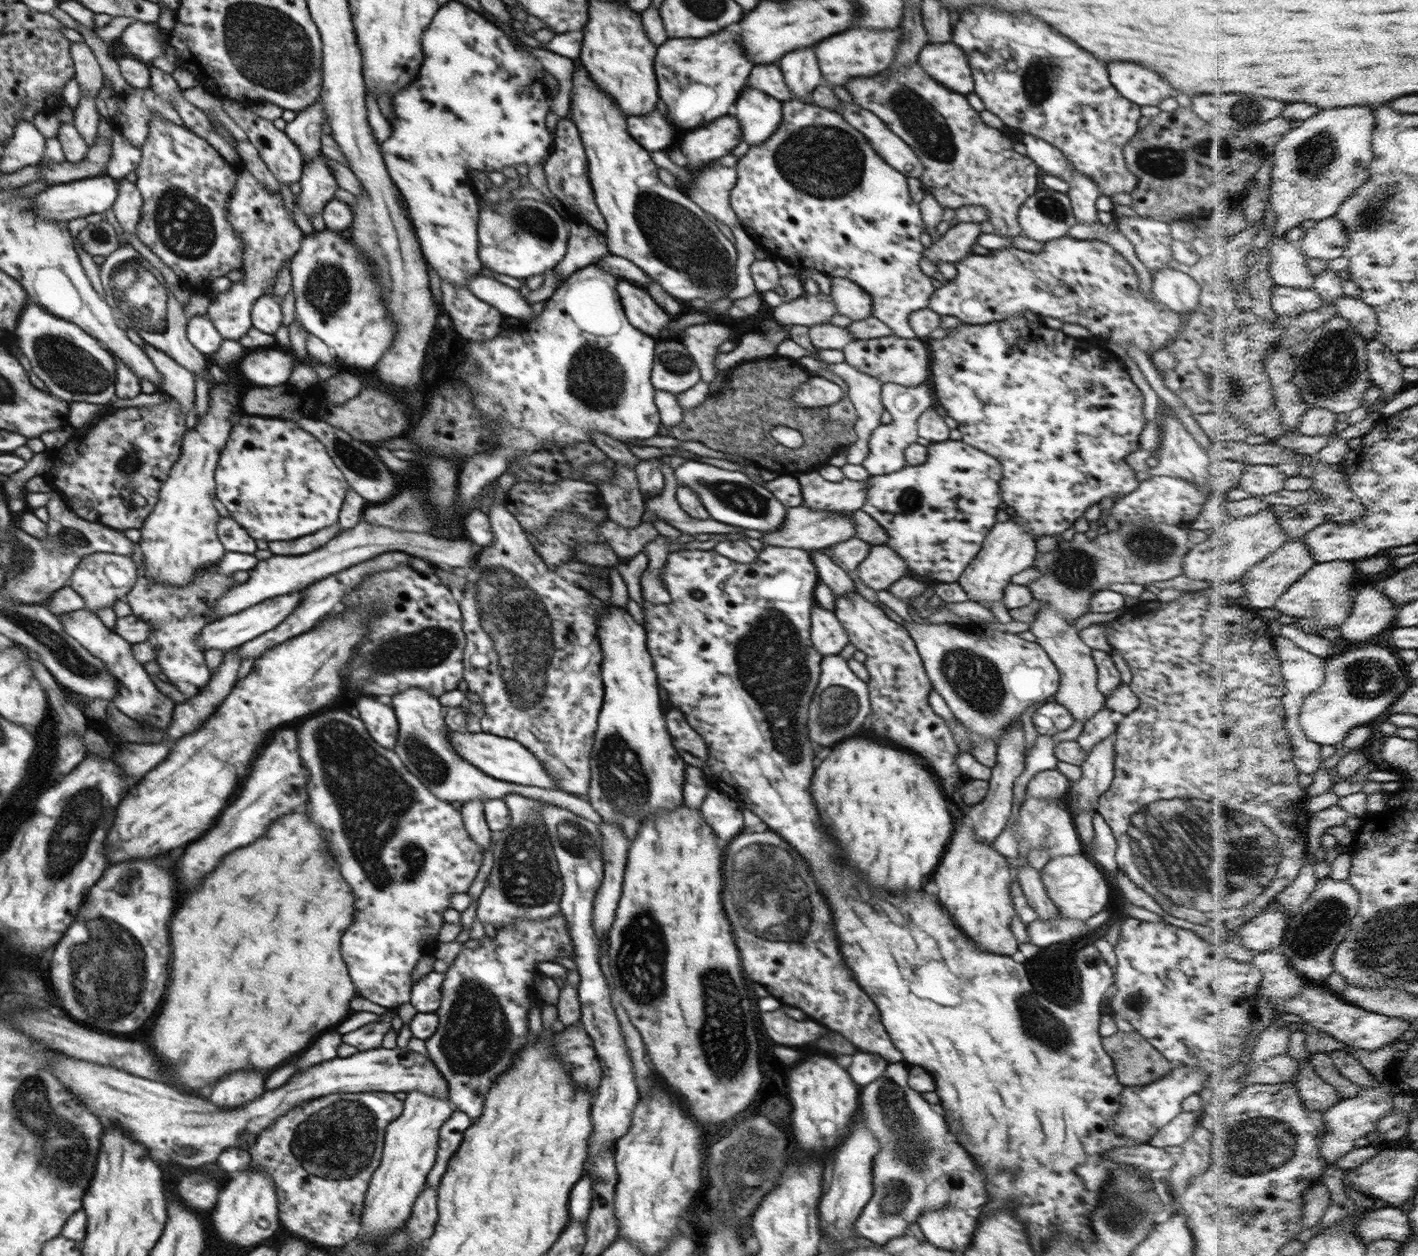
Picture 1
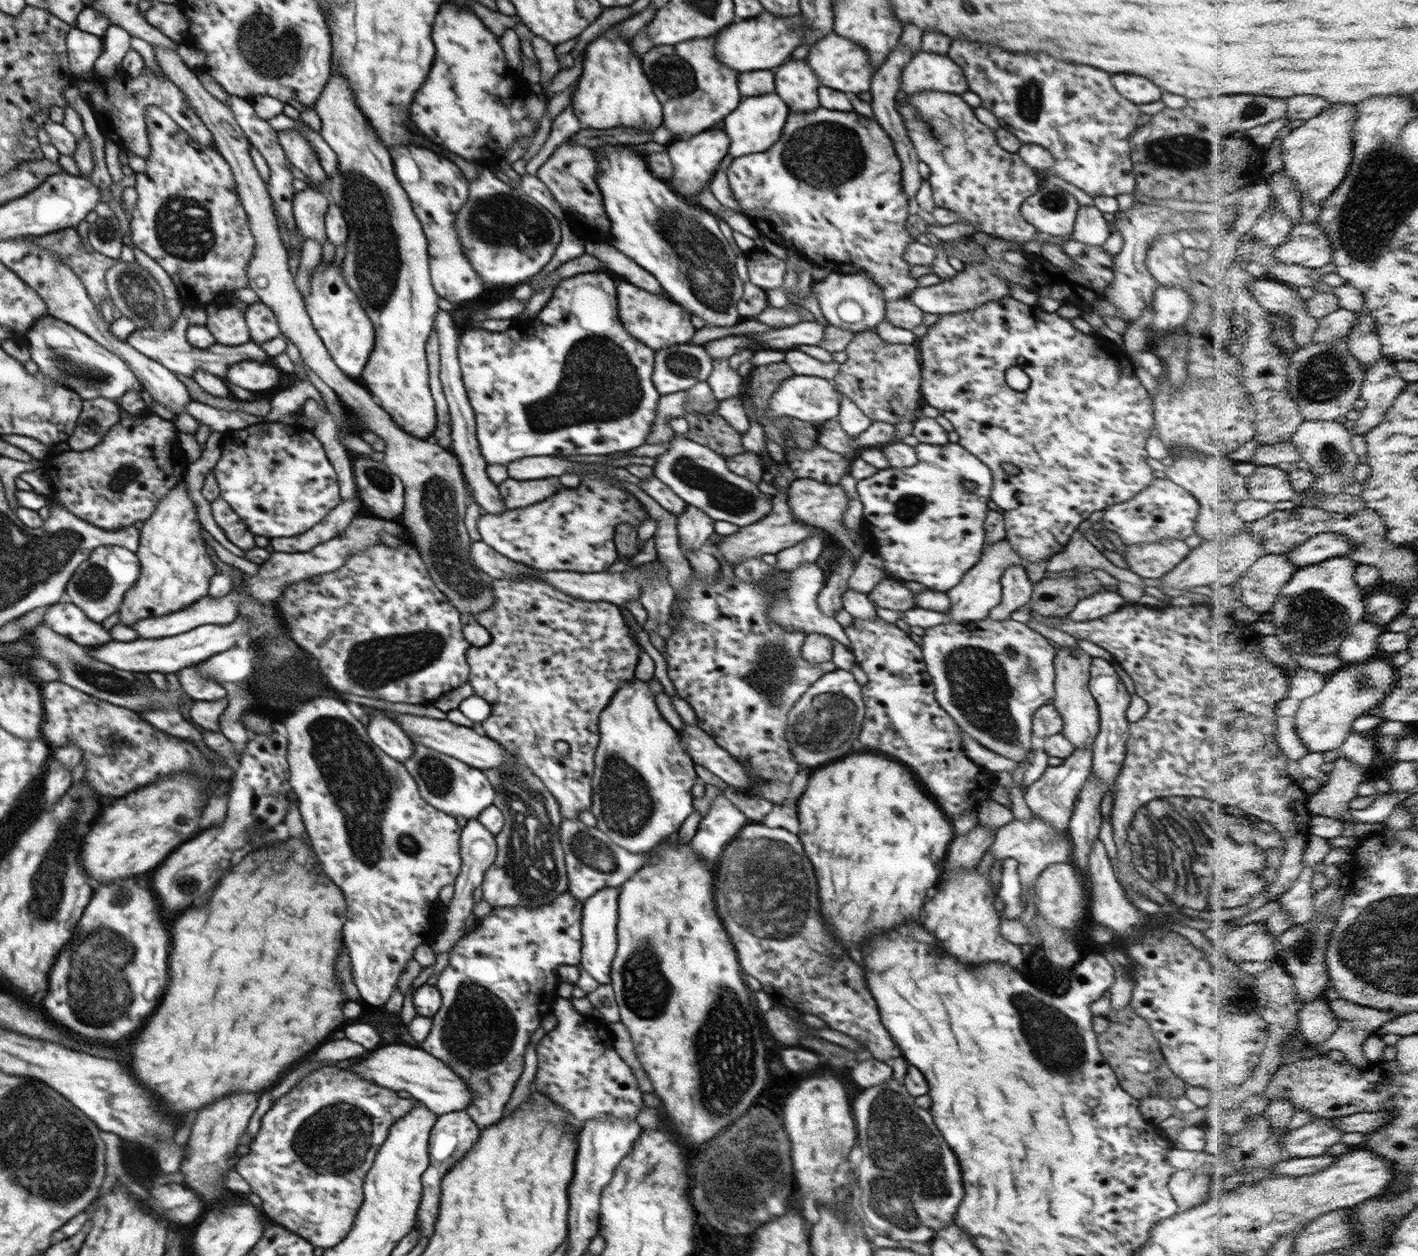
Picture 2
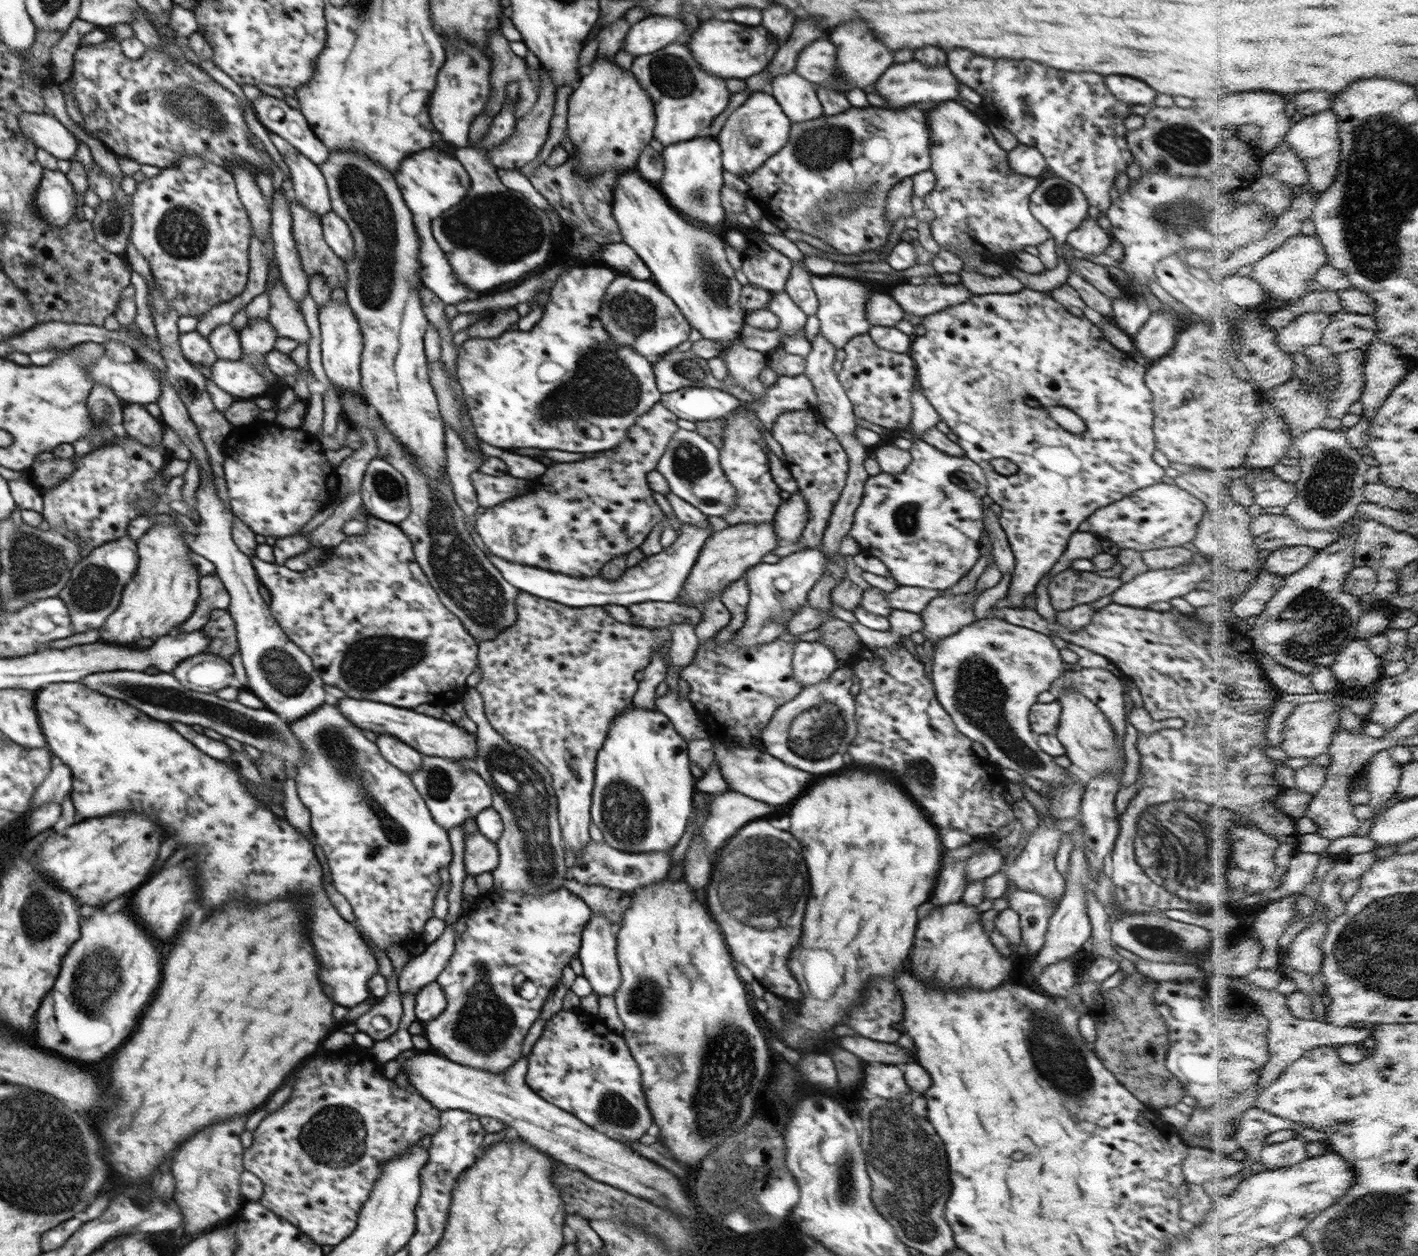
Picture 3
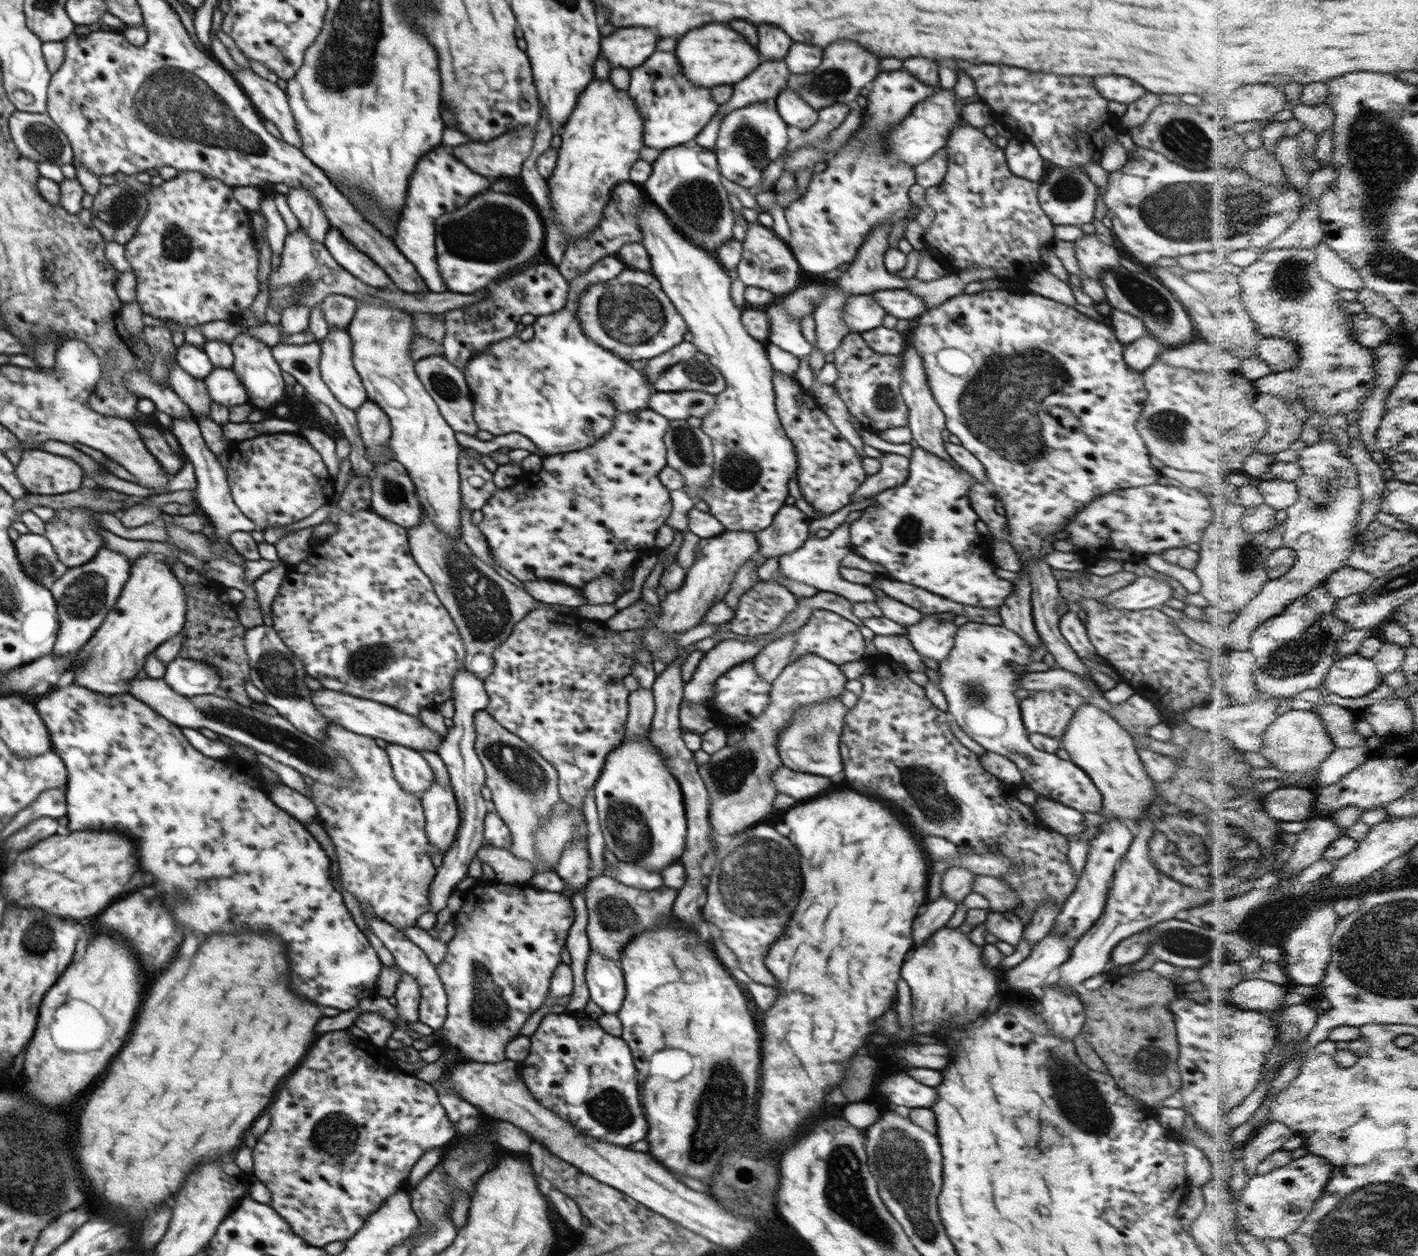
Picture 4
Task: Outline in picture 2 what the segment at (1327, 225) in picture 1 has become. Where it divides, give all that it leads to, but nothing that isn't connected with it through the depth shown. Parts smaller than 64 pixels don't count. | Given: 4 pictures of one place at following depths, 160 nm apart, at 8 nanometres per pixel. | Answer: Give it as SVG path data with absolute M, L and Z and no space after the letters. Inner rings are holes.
M1321 221L1298 223L1287 243L1276 248L1275 256L1284 264L1322 268L1334 262L1335 245Z

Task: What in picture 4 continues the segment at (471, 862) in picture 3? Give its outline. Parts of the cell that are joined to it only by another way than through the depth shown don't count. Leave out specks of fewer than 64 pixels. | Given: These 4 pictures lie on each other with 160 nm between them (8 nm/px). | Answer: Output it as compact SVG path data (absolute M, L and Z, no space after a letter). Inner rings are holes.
M486 843L476 854L481 861L495 870L495 879L501 883L528 884L534 875L534 864L513 855L508 849Z

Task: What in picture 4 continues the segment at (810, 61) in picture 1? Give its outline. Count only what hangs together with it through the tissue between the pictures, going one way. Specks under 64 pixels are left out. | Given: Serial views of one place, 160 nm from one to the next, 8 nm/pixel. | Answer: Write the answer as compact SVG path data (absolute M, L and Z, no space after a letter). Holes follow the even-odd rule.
M790 88L782 89L775 98L777 111L788 126L796 126L803 131L816 124L819 111L794 94Z

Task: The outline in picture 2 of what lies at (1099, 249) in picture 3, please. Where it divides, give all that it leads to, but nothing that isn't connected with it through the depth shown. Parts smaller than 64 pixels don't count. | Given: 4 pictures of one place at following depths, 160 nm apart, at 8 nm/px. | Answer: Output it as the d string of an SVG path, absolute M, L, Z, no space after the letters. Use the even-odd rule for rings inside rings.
M1094 205L1080 206L1071 240L1088 246L1102 246L1113 231L1113 225L1102 217L1102 213Z

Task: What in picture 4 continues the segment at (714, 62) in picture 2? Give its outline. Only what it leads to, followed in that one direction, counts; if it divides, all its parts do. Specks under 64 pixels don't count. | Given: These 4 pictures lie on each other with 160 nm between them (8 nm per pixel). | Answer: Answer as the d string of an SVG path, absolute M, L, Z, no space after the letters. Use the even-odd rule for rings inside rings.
M654 52L640 66L630 69L629 95L635 100L639 113L643 116L644 146L666 150L682 144L694 142L696 135L713 119L720 104L711 95L710 88L692 84L681 71L674 52Z

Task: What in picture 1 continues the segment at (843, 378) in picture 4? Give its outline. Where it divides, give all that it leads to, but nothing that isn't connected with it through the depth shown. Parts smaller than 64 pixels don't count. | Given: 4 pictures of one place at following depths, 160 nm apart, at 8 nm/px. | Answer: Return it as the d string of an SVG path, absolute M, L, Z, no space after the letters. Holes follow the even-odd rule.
M892 334L871 339L856 339L849 345L846 345L843 348L843 352L845 361L849 365L852 365L864 374L877 378L882 384L892 382L906 387L916 387L922 385L931 376L929 350L926 350L924 342L920 341L919 338L904 339Z

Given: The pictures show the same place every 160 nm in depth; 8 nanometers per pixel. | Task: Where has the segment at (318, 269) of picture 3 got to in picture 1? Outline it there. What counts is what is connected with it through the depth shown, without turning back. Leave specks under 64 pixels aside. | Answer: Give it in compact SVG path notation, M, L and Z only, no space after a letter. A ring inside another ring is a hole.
M322 153L318 158L303 163L299 183L302 191L295 196L294 202L309 218L321 214L325 204L335 198L334 192L339 188L336 176L328 168Z

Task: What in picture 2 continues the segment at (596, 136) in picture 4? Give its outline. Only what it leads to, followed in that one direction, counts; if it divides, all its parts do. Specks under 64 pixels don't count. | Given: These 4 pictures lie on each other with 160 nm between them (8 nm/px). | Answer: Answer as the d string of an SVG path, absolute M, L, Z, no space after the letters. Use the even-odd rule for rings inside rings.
M619 23L586 46L582 56L583 69L577 81L571 107L581 128L604 130L628 126L639 130L656 130L663 124L663 108L652 83L644 74L641 56L632 49L632 39L621 33Z

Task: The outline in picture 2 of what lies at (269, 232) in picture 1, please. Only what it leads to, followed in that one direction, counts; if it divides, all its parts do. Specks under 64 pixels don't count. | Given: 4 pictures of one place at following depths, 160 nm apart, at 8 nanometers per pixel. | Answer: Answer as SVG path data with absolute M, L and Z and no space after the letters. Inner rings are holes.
M214 303L205 306L207 323L205 327L212 333L216 342L228 346L244 344L250 340L245 313L232 305L218 306Z

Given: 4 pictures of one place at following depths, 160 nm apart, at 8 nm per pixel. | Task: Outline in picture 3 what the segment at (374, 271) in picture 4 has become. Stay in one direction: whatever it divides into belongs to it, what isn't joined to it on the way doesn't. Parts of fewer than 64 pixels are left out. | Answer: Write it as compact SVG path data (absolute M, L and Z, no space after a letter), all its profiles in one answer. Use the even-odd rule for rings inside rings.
M328 211L321 218L323 235L326 244L343 261L355 256L355 242L348 223L334 211Z

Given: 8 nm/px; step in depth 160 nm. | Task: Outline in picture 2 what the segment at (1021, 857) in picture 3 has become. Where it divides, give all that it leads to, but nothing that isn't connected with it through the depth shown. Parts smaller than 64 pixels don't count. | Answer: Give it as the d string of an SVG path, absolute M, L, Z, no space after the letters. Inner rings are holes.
M1092 744L1091 746L1087 746L1087 748L1075 749L1068 758L1064 759L1062 764L1058 766L1048 766L1040 778L1030 785L1028 790L1024 792L1023 797L1025 798L1028 808L1032 811L1032 814L1047 820L1047 822L1049 822L1049 824L1059 832L1059 834L1065 834L1069 829L1069 820L1071 819L1075 802L1078 800L1080 791L1086 784L1088 777L1091 776L1092 755Z

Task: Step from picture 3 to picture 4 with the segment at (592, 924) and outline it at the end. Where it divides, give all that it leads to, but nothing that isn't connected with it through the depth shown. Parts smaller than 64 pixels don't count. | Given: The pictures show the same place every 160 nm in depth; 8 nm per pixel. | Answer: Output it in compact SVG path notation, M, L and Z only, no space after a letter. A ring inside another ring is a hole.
M591 950L585 979L592 999L606 1014L617 1014L625 998L625 978L620 963Z

